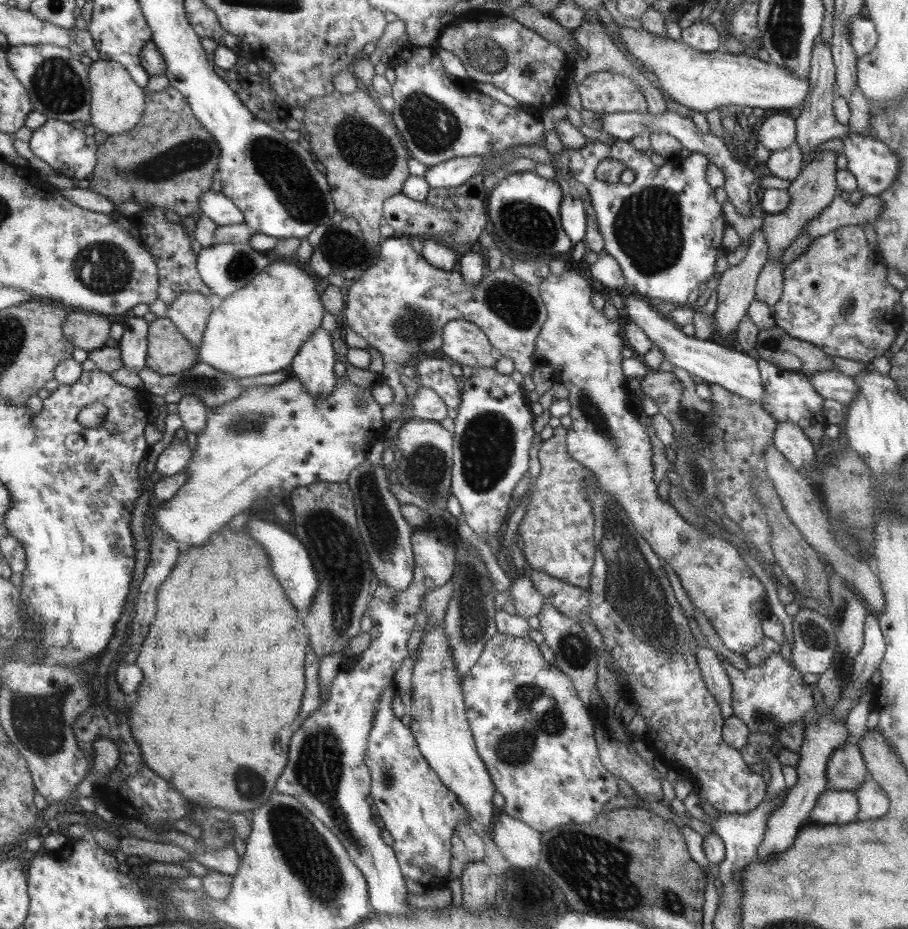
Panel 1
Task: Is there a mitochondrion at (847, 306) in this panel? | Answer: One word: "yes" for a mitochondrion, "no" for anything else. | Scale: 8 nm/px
yes

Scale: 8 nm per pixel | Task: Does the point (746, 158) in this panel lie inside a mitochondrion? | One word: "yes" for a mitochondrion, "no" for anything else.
no

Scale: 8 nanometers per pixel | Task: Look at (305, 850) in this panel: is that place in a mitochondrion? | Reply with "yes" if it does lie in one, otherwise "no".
yes

